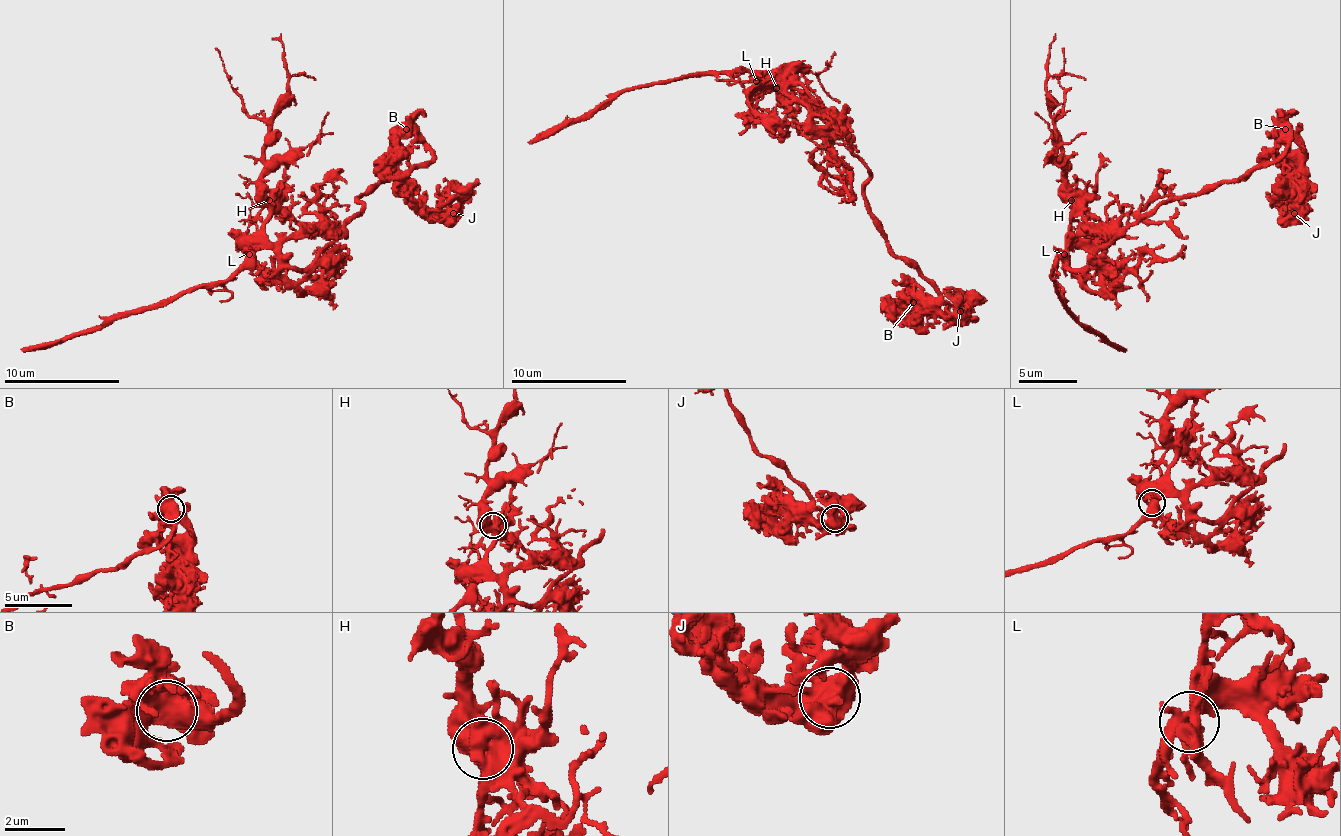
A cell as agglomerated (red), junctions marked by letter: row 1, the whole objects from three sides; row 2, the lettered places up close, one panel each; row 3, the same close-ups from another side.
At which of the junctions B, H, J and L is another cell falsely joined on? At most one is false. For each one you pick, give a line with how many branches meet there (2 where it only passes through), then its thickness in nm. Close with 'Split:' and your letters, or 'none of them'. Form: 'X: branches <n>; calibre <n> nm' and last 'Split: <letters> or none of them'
Split: none of them

